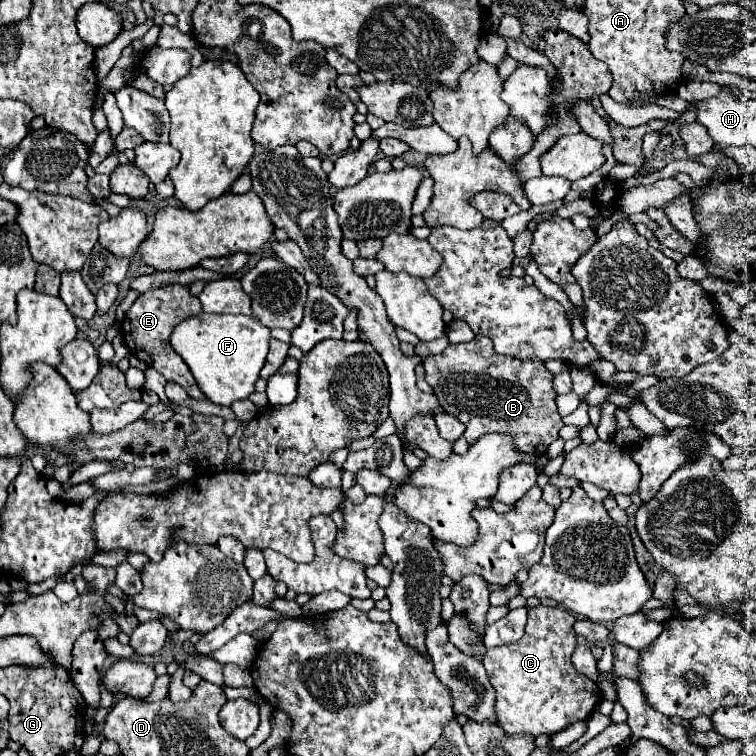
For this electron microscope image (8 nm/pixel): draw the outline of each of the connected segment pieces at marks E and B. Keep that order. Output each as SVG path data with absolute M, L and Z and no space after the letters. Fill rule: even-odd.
M168 285L168 287L160 287L160 289L152 289L152 291L142 293L138 297L138 301L128 309L128 313L126 313L124 321L122 321L122 335L124 335L124 341L126 341L126 345L130 349L130 353L136 355L146 365L154 367L158 373L162 373L166 377L166 381L174 381L174 383L182 385L182 389L196 401L206 399L206 397L200 391L196 379L192 377L188 365L170 347L170 333L180 321L184 321L188 317L194 317L200 311L202 311L202 305L200 305L198 297L190 295L188 287L184 287L184 285Z
M476 335L468 343L450 343L442 353L424 359L426 381L434 389L440 407L466 425L464 437L472 445L486 433L506 433L514 439L516 449L522 453L544 455L546 447L558 439L562 419L556 411L556 391L552 387L552 373L540 361L520 361L506 355L498 355L492 349L492 341L484 335Z

